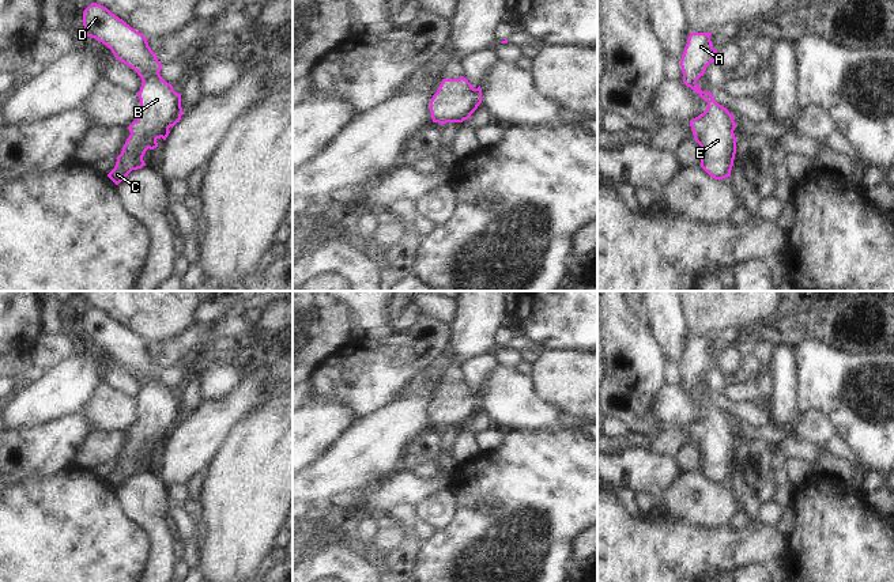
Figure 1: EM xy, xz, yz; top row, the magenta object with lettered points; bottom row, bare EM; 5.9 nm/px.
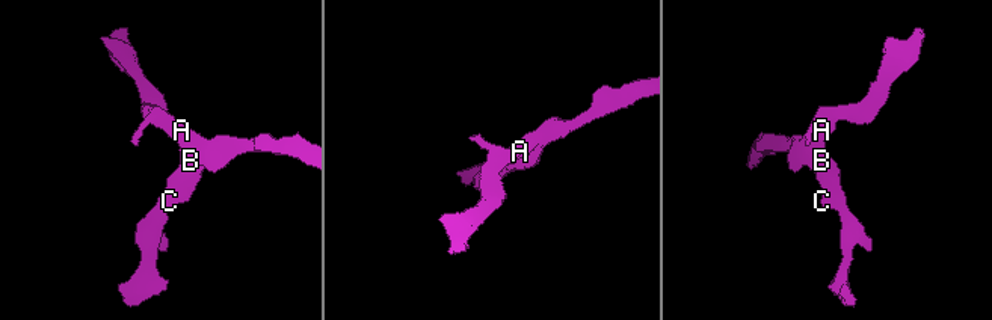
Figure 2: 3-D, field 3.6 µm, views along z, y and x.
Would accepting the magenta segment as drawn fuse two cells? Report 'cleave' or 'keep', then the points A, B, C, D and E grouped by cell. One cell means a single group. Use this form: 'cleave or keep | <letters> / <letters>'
keep | A B C D E

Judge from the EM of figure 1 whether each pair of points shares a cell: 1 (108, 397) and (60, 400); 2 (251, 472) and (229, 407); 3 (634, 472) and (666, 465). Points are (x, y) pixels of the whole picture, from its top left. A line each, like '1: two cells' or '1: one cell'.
1: two cells
2: two cells
3: one cell

